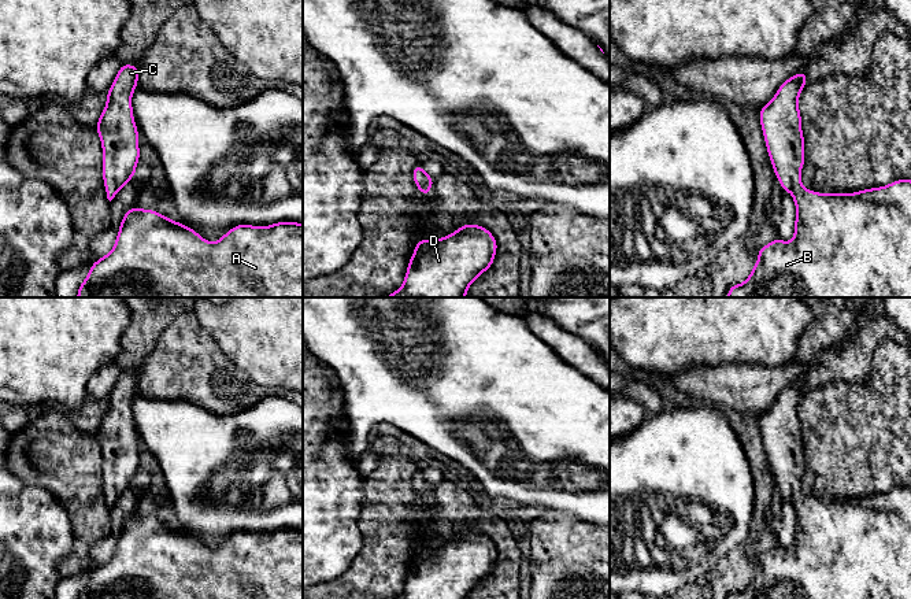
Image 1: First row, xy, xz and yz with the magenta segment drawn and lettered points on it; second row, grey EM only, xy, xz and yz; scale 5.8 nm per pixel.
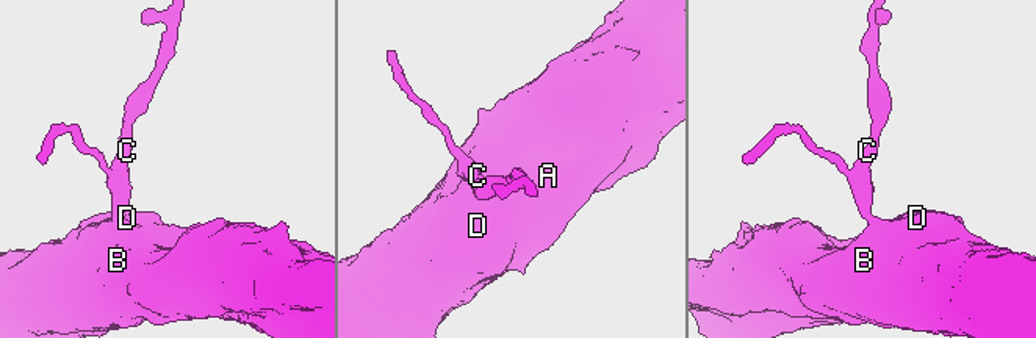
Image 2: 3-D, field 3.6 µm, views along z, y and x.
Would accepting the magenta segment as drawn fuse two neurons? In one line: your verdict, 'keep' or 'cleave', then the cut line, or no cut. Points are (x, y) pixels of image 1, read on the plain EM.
keep | no cut

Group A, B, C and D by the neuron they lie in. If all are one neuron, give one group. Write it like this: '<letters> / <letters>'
A B C D

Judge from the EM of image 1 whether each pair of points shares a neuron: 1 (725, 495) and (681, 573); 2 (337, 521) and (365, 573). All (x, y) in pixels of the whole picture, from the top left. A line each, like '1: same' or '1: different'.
1: same
2: different

